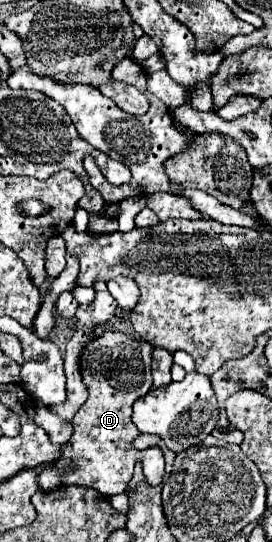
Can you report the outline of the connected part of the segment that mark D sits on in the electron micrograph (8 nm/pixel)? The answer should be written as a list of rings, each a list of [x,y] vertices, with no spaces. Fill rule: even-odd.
[[[103,331],[103,335],[91,339],[81,353],[81,377],[87,385],[89,397],[73,417],[73,435],[69,443],[63,445],[63,453],[55,467],[61,471],[63,485],[79,485],[79,487],[93,487],[101,495],[111,497],[123,493],[127,483],[133,477],[133,467],[139,459],[139,451],[131,447],[131,441],[139,435],[139,429],[131,421],[131,405],[149,393],[153,379],[151,379],[151,353],[153,347],[145,339],[133,339],[119,331]]]

